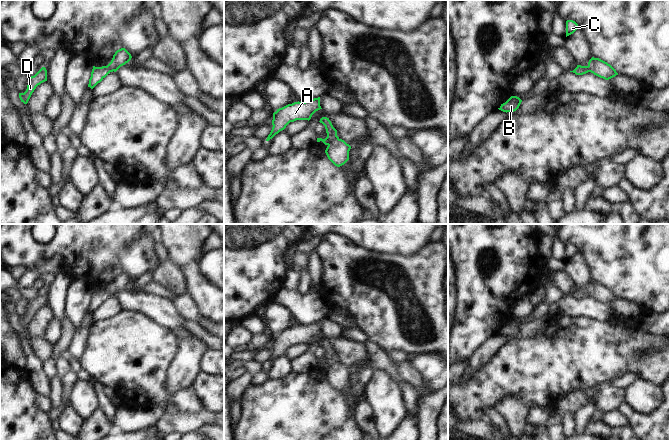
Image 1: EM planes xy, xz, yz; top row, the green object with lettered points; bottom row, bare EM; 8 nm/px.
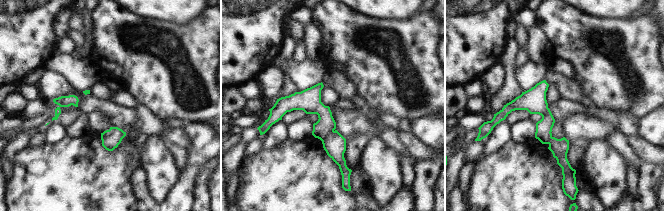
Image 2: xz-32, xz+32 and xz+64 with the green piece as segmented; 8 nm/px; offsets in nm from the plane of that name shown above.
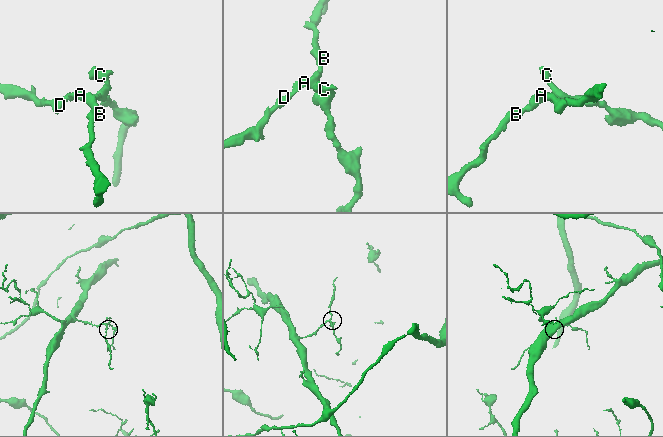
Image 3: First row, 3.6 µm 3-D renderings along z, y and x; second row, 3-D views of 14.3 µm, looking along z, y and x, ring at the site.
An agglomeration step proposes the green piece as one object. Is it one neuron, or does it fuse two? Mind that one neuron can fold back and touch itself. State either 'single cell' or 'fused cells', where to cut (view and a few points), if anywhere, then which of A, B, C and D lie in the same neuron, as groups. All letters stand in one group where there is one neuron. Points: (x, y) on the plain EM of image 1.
fused cells | xz (338, 362), (332, 363), (327, 368) | A B D / C

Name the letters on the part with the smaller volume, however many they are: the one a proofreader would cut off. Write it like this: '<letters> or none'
C

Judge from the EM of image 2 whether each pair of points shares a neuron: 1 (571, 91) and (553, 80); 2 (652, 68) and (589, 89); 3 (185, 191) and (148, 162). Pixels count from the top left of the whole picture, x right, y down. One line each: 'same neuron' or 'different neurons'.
1: same neuron
2: same neuron
3: different neurons

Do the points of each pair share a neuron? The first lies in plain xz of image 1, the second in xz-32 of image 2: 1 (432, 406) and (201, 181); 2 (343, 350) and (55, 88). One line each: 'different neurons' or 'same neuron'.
1: same neuron
2: same neuron

